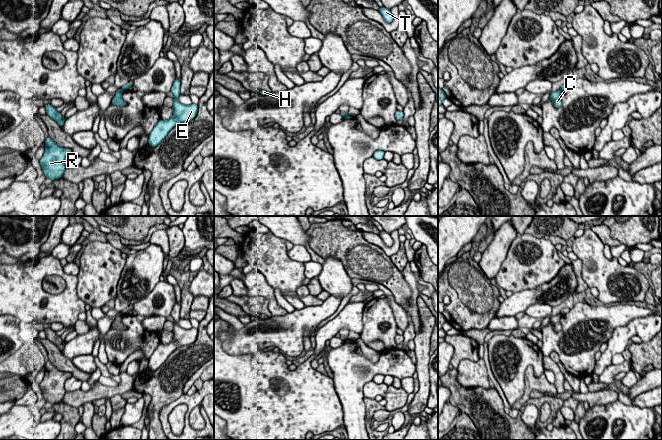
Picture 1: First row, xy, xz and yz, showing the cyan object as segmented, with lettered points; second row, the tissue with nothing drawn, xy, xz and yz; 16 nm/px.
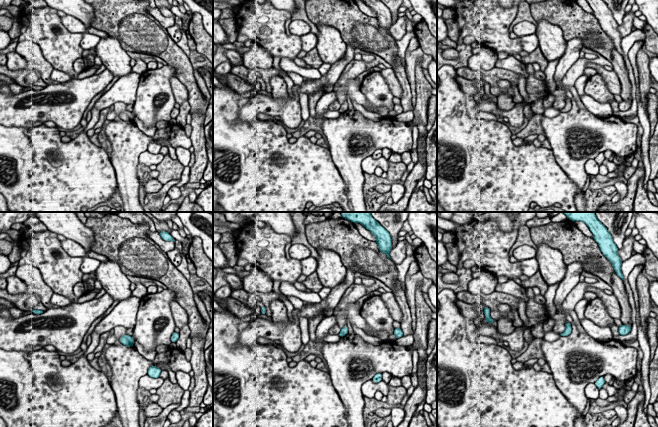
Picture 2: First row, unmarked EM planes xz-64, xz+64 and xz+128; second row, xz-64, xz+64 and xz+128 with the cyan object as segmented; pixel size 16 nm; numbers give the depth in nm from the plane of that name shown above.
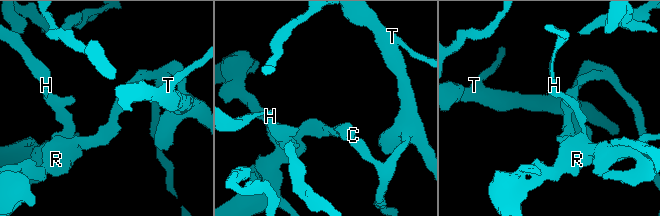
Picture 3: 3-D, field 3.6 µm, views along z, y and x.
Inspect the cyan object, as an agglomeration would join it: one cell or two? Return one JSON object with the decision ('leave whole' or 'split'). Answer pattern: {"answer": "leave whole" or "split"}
{"answer": "split"}

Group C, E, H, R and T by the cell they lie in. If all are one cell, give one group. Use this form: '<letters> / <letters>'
C H R / E T

